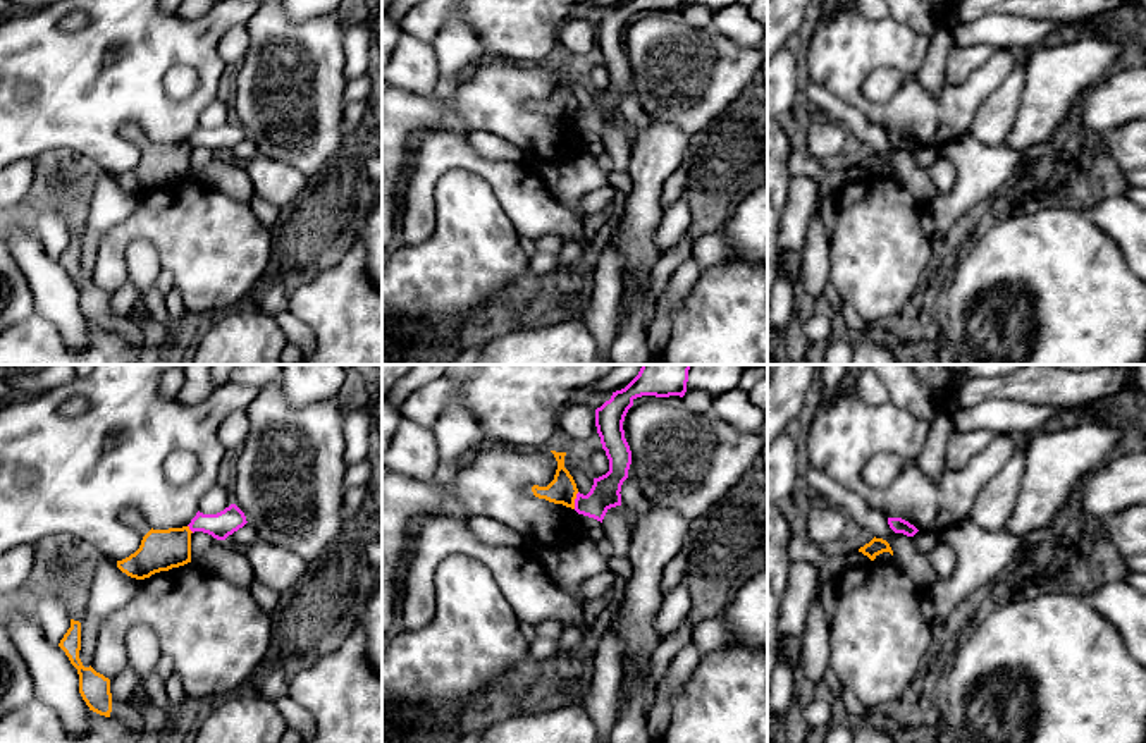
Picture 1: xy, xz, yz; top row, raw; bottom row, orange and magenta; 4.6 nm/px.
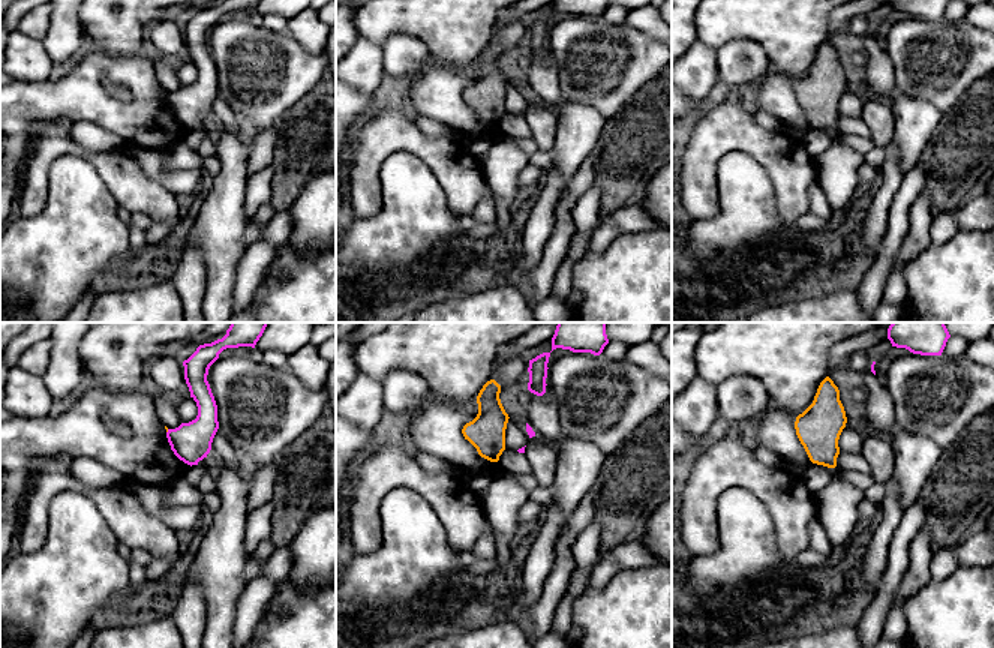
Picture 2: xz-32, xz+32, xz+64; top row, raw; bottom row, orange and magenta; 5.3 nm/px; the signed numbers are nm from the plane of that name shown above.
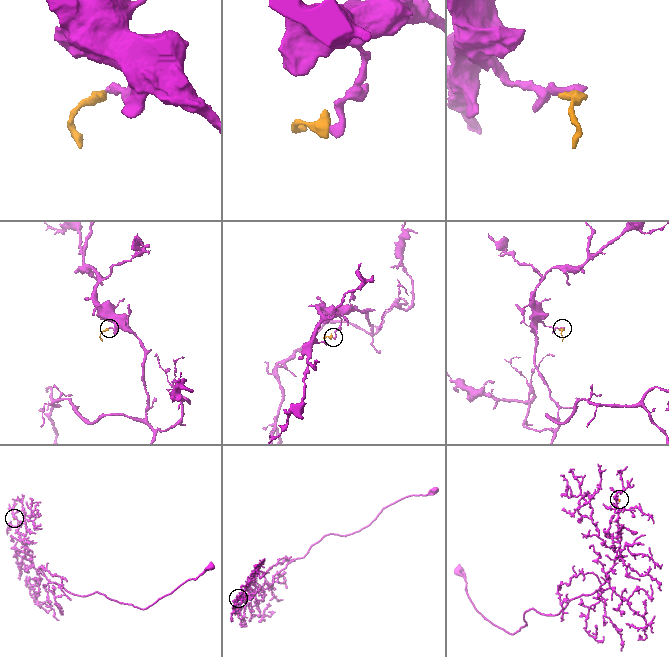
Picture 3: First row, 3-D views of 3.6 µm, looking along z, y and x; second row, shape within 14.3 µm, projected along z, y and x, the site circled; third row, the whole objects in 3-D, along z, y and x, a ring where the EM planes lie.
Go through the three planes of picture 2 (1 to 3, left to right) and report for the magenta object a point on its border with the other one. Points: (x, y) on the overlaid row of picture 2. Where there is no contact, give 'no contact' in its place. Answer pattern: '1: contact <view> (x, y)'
1: no contact
2: no contact
3: no contact

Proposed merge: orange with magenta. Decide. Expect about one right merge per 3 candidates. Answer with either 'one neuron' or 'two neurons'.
two neurons

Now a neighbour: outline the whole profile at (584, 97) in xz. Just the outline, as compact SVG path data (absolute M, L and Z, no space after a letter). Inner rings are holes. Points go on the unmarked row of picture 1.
M564 71L564 83L573 91L580 108L587 110L594 100L594 93L585 88L571 72Z

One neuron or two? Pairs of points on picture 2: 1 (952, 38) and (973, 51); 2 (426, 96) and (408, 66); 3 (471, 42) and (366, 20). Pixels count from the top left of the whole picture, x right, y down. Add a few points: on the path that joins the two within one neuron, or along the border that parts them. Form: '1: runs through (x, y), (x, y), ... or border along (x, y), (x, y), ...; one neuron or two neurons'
1: runs through (957, 42), (969, 51); one neuron
2: border along (432, 60), (407, 81); two neurons
3: runs through (446, 20), (392, 20); one neuron

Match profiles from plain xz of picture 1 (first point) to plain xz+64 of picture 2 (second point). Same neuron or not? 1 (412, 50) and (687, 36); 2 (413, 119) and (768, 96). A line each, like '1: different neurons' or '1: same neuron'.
1: different neurons
2: same neuron

